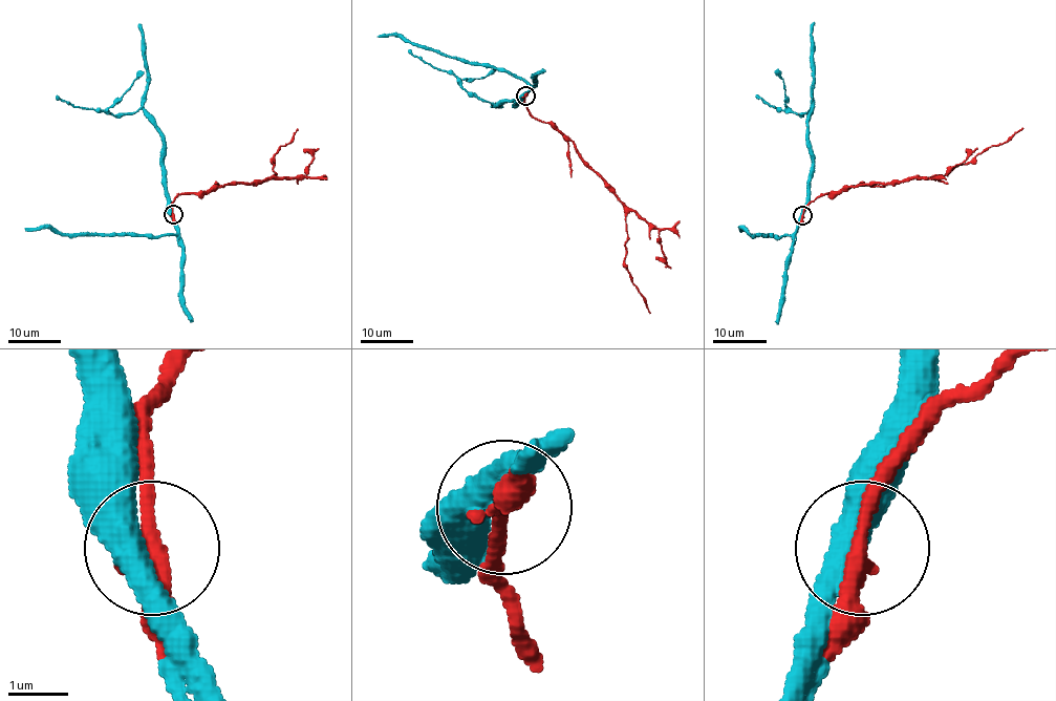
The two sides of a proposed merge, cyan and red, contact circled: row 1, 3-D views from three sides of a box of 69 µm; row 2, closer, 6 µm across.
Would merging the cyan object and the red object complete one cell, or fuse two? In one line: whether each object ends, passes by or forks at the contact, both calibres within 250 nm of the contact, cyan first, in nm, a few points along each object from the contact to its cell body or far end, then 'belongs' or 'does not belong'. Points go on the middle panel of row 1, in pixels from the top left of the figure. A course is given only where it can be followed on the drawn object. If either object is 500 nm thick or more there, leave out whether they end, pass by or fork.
cyan passes by | red passes by | 480/320 nm | cyan via (524, 96), (514, 105), (514, 101), (499, 101), (494, 105), (472, 96), (453, 75), (424, 63), (408, 49) | red via (525, 96), (532, 115), (552, 122), (624, 208), (627, 239), (624, 266), (649, 313) | belongs

